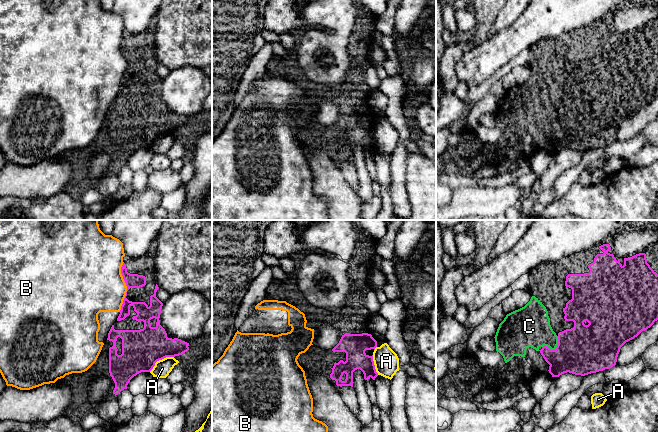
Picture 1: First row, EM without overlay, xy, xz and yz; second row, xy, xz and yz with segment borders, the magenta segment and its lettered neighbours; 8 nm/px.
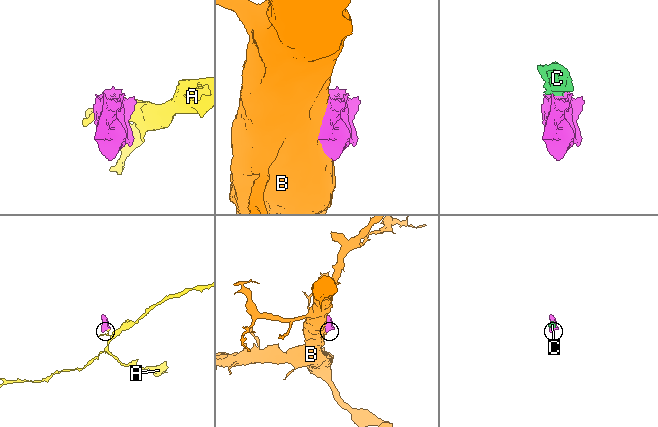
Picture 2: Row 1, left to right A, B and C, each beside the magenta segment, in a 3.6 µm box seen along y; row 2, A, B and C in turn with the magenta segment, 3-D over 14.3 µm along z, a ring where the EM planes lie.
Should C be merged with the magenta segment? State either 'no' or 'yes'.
yes

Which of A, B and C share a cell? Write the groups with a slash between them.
A / B / C

